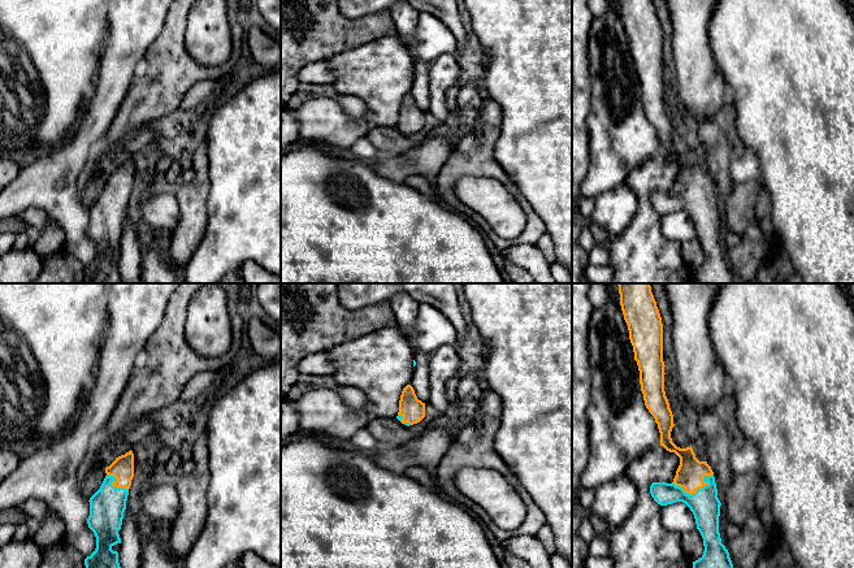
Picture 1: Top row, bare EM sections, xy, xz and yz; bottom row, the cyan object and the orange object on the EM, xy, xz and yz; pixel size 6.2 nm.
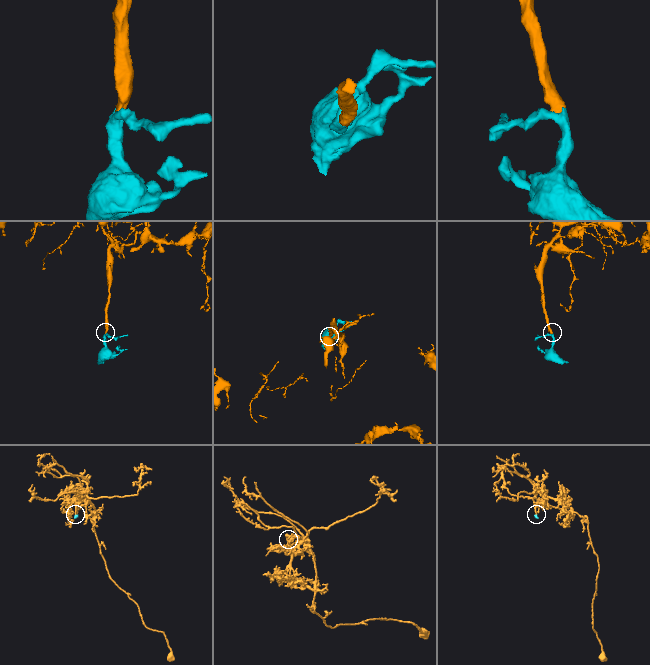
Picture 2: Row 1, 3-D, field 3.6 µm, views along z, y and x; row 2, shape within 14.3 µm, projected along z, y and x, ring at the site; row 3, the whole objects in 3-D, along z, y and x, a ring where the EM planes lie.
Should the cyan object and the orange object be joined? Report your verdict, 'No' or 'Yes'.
Yes

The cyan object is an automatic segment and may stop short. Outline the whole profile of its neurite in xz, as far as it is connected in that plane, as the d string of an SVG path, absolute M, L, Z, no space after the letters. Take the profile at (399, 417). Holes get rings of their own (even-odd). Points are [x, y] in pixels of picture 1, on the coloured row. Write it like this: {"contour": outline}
{"contour": "M407 385L400 395L399 412L396 419L409 426L420 422L425 417L425 403L417 399L415 390Z"}

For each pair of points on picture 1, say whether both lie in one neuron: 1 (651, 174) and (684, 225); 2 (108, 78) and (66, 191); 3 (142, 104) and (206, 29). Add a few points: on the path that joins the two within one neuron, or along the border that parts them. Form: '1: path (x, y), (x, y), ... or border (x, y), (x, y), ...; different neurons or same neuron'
1: border (660, 215), (660, 232), (667, 238), (679, 241); different neurons
2: path (104, 107), (96, 122), (66, 163); same neuron
3: border (186, 21), (185, 51), (198, 63), (213, 66); different neurons

